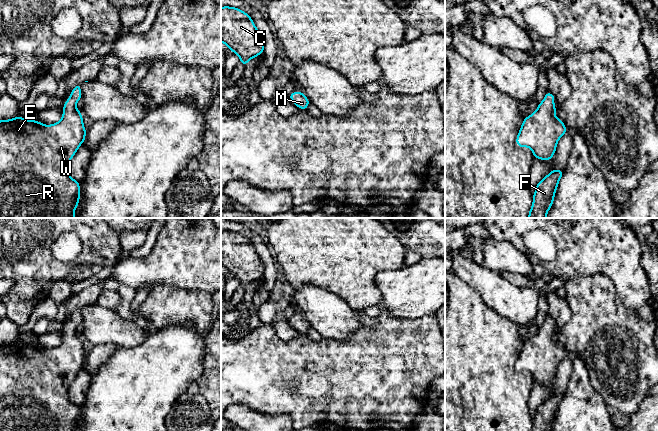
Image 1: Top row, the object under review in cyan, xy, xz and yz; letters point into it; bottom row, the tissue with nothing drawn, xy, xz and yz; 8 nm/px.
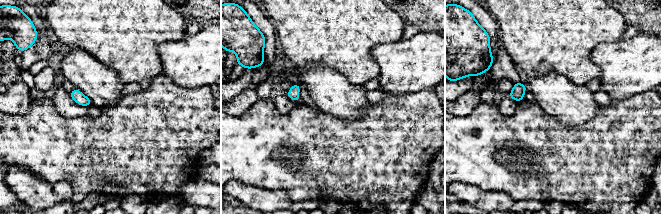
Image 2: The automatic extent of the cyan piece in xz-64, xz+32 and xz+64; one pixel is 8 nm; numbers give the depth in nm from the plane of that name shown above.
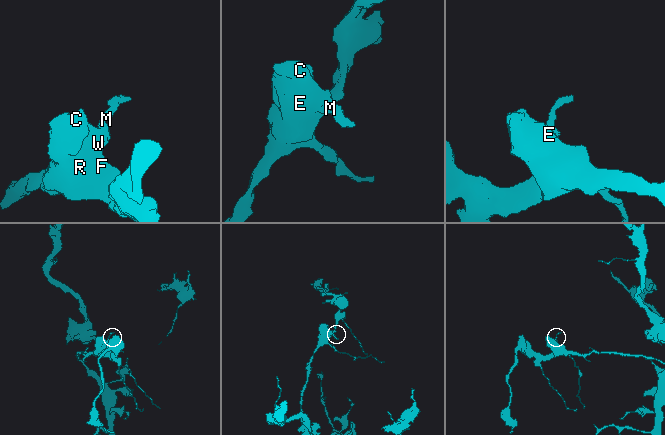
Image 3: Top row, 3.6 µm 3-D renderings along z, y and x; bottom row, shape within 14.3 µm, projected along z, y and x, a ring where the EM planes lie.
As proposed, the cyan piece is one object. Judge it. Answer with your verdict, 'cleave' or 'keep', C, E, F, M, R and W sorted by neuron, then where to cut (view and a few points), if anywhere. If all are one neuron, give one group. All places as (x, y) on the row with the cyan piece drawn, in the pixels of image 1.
keep; groups C E F M R W; cut none

